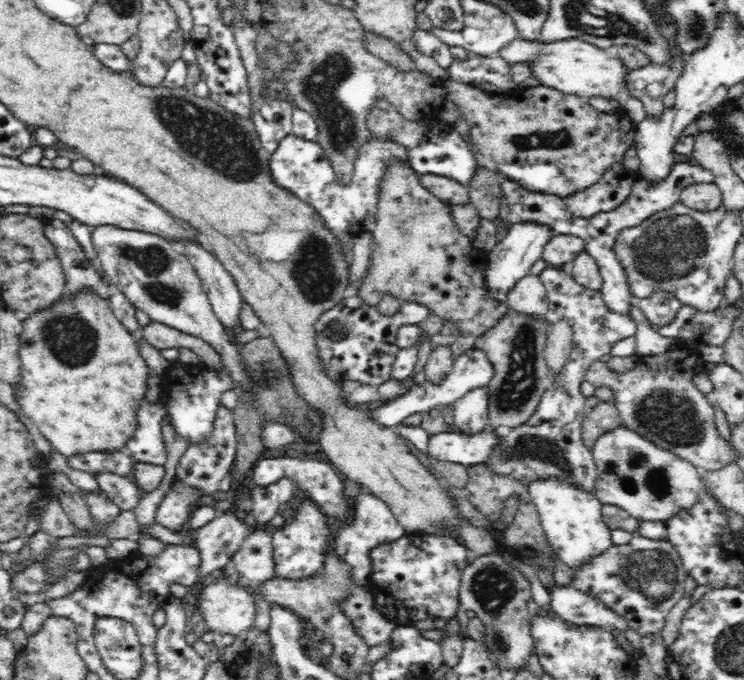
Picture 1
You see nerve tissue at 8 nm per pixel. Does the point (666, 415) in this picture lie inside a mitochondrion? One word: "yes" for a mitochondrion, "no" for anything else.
yes

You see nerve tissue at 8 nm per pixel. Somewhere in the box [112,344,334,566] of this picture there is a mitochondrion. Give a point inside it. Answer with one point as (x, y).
(267, 372)

